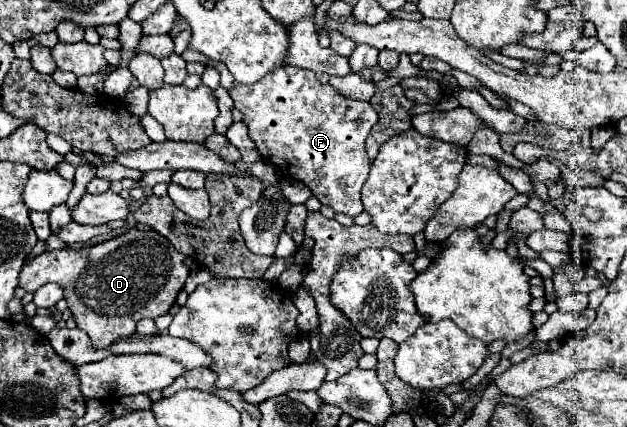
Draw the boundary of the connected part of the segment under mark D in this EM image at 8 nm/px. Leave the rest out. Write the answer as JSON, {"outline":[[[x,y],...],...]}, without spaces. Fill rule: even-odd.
{"outline":[[[132,228],[126,234],[106,240],[96,246],[88,246],[82,250],[50,250],[36,258],[30,258],[22,272],[20,272],[20,286],[26,292],[36,292],[40,286],[48,282],[56,282],[64,288],[64,298],[68,302],[68,308],[72,310],[72,316],[78,322],[78,328],[84,330],[94,348],[108,348],[120,338],[128,338],[136,332],[136,324],[142,318],[158,318],[166,314],[172,304],[176,302],[178,292],[184,288],[184,282],[188,278],[188,268],[182,264],[184,256],[172,248],[170,242],[166,242],[164,236],[160,236],[154,230],[138,230]]]}

